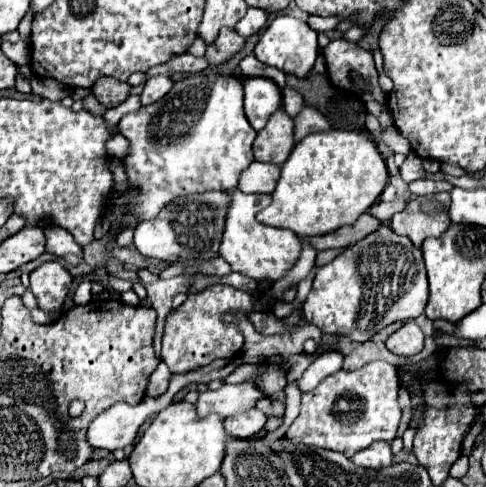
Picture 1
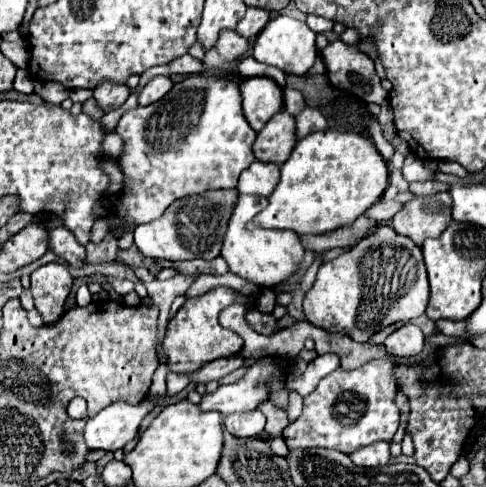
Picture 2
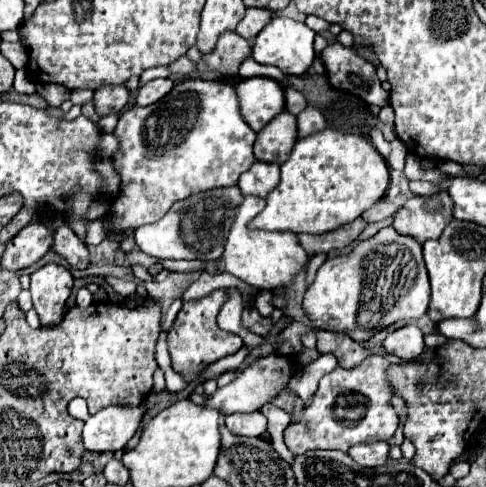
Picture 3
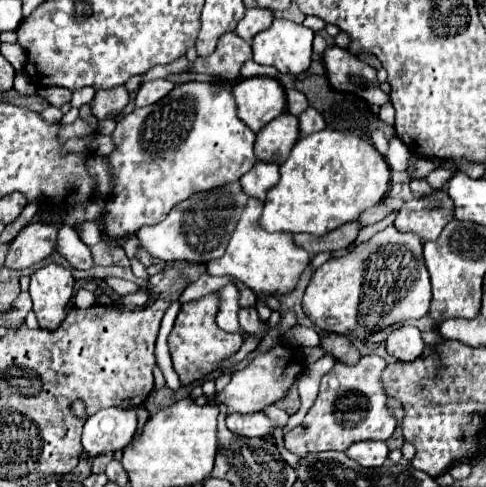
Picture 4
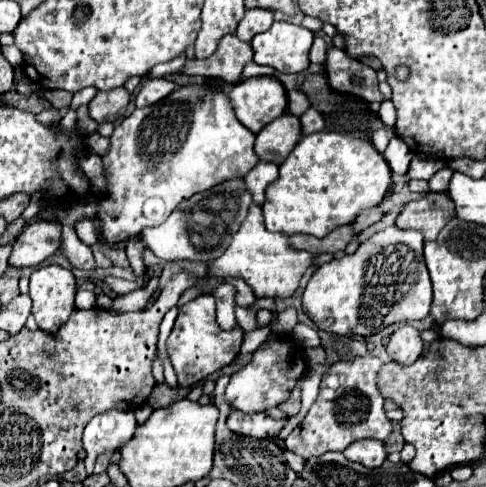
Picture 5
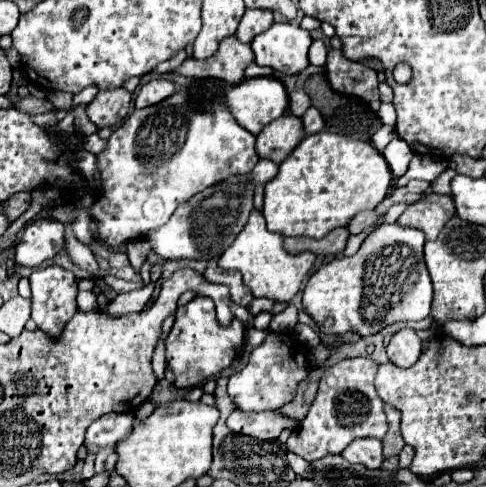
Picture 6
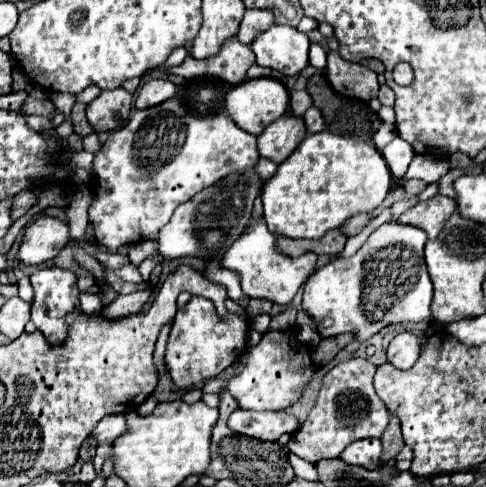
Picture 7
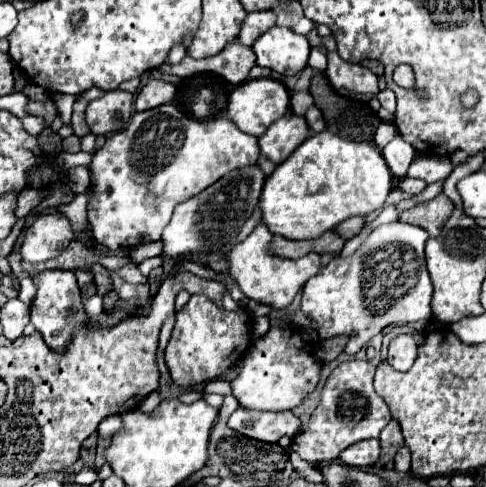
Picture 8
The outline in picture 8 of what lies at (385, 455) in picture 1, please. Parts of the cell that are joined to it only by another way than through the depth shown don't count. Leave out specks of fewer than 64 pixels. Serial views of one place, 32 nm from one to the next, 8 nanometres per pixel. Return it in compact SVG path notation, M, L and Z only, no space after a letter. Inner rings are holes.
M360 440L352 446L348 446L342 454L340 460L348 466L360 466L360 468L370 468L376 464L380 458L380 442L378 440Z

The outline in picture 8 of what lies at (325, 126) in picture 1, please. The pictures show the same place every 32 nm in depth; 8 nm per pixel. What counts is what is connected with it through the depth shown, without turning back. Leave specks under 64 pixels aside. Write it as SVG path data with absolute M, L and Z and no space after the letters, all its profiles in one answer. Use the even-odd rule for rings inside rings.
M316 106L308 108L308 112L306 112L304 118L306 118L308 128L310 128L312 132L320 132L320 130L324 130L324 118L322 118L322 112L320 112Z

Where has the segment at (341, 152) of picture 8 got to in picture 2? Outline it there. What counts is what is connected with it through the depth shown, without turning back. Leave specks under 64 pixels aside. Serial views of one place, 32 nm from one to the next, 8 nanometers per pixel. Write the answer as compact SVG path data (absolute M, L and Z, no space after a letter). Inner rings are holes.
M324 130L298 140L290 158L282 164L282 178L270 194L270 204L256 214L262 228L326 234L352 224L386 190L388 168L374 142L356 132Z

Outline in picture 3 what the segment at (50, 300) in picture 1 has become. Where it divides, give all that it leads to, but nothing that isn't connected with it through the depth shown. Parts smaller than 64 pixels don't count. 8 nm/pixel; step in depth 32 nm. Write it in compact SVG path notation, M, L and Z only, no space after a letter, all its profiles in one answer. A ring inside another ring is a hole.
M46 264L30 276L30 294L42 326L56 326L62 320L72 284L70 270L60 264Z

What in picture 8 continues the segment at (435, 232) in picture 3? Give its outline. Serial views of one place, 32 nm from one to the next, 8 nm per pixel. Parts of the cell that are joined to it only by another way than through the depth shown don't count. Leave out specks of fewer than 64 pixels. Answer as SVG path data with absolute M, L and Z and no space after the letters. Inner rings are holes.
M438 194L428 202L420 202L414 208L404 210L400 214L400 222L416 224L424 228L430 234L430 238L436 238L452 212L454 212L454 202L448 196Z

